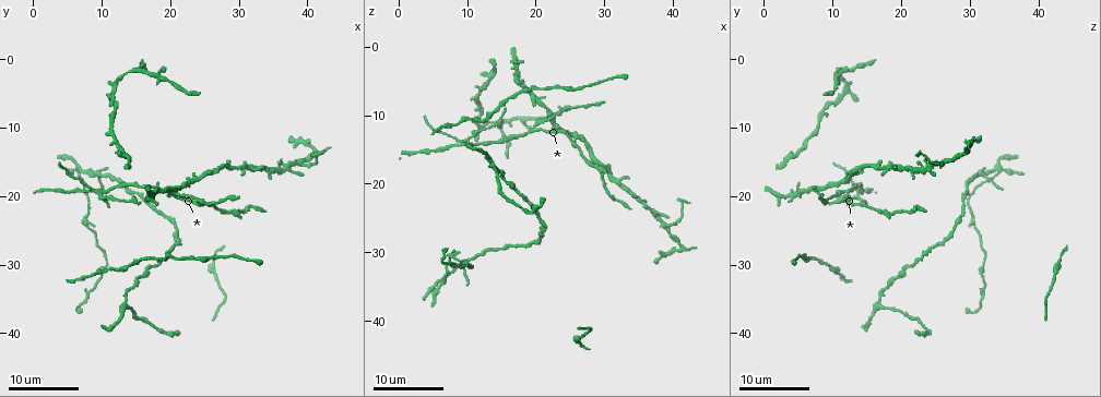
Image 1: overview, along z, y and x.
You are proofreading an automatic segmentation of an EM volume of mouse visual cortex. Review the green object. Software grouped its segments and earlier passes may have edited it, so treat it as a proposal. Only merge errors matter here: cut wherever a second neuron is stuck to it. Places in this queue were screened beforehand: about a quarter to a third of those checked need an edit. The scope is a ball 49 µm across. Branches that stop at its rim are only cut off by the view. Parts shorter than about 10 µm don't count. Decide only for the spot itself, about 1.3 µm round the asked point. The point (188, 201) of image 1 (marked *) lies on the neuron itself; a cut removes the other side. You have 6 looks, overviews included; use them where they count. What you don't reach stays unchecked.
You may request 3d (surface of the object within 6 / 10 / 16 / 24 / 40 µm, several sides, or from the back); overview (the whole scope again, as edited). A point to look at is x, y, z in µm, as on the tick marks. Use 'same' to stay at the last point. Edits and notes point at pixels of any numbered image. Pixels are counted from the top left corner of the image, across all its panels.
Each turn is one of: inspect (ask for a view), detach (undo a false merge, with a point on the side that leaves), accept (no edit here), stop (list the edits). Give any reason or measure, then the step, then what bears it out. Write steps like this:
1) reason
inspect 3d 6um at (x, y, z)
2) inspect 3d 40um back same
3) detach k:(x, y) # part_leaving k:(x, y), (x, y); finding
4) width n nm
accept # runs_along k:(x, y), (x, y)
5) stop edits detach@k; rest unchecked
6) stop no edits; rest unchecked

three-way junction
inspect 3d 24um at (19.5, 19.0, 11.5)

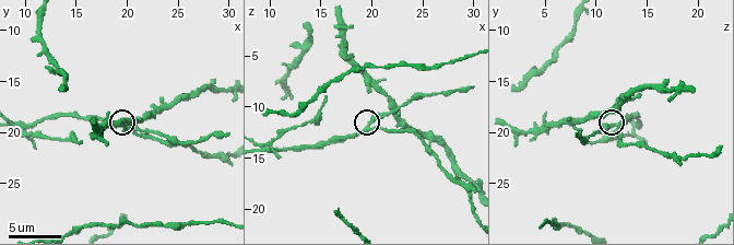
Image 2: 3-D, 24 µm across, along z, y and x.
inspect 3d 10um at (19.8, 19.0, 11.4)

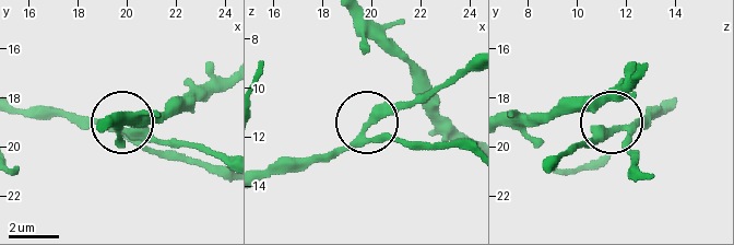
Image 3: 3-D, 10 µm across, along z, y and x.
arms 3
accept # continuous, no second neuron

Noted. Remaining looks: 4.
looks like a crossing
inspect 3d 10um at (9.6, 19.8, 13.8)

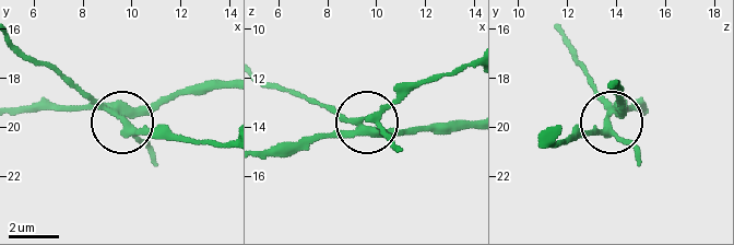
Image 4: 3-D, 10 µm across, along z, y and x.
inspect 3d 10um back same

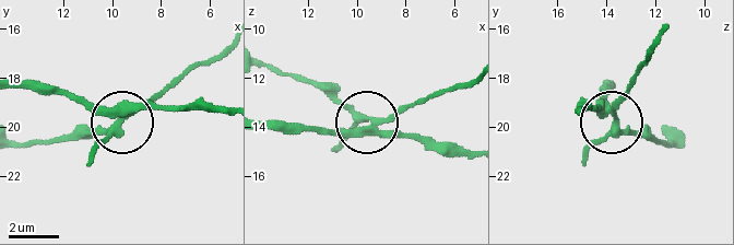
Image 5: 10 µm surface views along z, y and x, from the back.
detach 5:(105, 133) # part_leaving 5:(129, 114), (81, 132), (19, 144); a second neuron is stuck on

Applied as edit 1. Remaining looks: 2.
stop edits detach@5; rest unchecked

